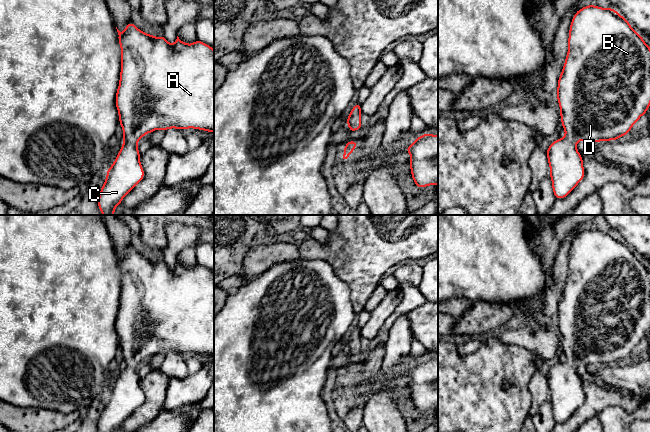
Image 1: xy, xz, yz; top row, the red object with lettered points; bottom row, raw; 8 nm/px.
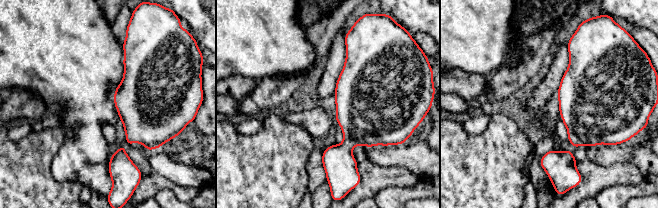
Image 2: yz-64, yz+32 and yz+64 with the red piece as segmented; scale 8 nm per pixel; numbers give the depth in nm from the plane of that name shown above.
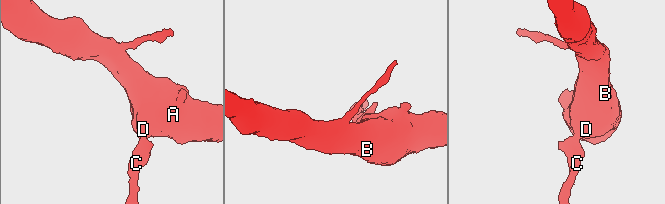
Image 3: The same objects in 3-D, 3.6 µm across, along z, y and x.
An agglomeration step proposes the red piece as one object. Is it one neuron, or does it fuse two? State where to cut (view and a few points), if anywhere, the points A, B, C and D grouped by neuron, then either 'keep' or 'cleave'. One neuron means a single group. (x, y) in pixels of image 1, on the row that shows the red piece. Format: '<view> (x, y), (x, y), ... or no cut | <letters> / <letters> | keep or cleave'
no cut | A B C D | keep

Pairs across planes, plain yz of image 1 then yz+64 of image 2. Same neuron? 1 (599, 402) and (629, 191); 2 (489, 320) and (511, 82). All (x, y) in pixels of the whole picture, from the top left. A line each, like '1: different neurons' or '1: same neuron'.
1: different neurons
2: same neuron

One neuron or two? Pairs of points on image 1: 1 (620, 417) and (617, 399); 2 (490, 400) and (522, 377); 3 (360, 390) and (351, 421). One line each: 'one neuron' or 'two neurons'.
1: two neurons
2: one neuron
3: one neuron

